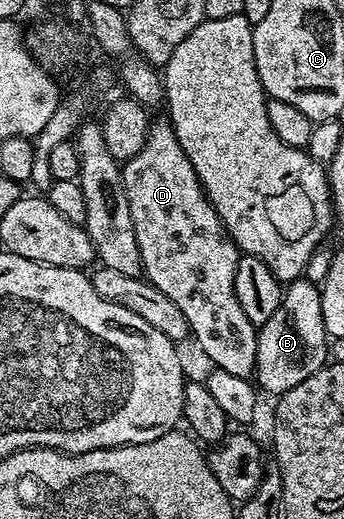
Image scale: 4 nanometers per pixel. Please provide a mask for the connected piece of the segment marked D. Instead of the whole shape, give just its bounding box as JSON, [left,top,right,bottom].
[121,118,258,379]

